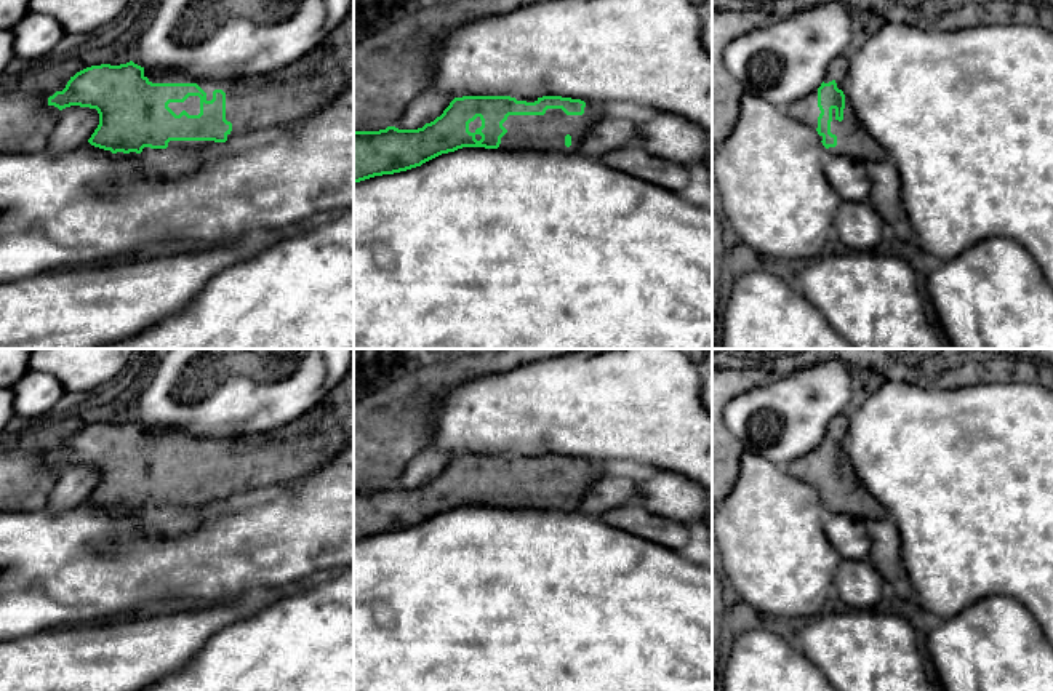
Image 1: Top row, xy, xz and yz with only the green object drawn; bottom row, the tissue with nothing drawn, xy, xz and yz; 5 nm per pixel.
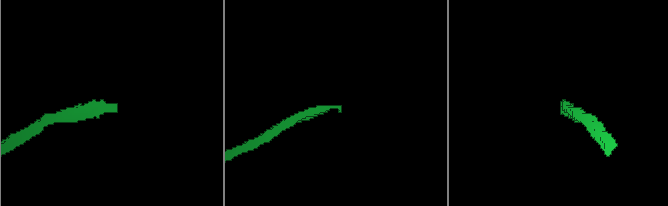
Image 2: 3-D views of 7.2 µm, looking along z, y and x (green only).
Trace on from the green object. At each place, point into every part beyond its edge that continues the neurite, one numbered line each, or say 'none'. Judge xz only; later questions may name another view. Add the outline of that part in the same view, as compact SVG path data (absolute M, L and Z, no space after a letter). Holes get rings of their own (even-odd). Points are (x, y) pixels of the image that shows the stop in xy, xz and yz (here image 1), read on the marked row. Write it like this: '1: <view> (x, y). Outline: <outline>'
1: xz (541, 133). Outline: M586 102L583 115L567 115L562 109L547 109L544 115L509 115L502 126L507 133L501 138L502 152L573 152L578 150L589 128L605 115L603 104Z

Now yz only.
1: yz (853, 141). Outline: M848 54L837 56L824 75L824 83L835 82L837 88L845 94L843 120L835 118L835 109L832 109L831 133L837 136L837 146L829 147L827 155L839 155L861 163L877 162L888 158L888 154L879 146L874 136L866 130L861 120L856 117L855 109L850 104L847 90L848 74Z

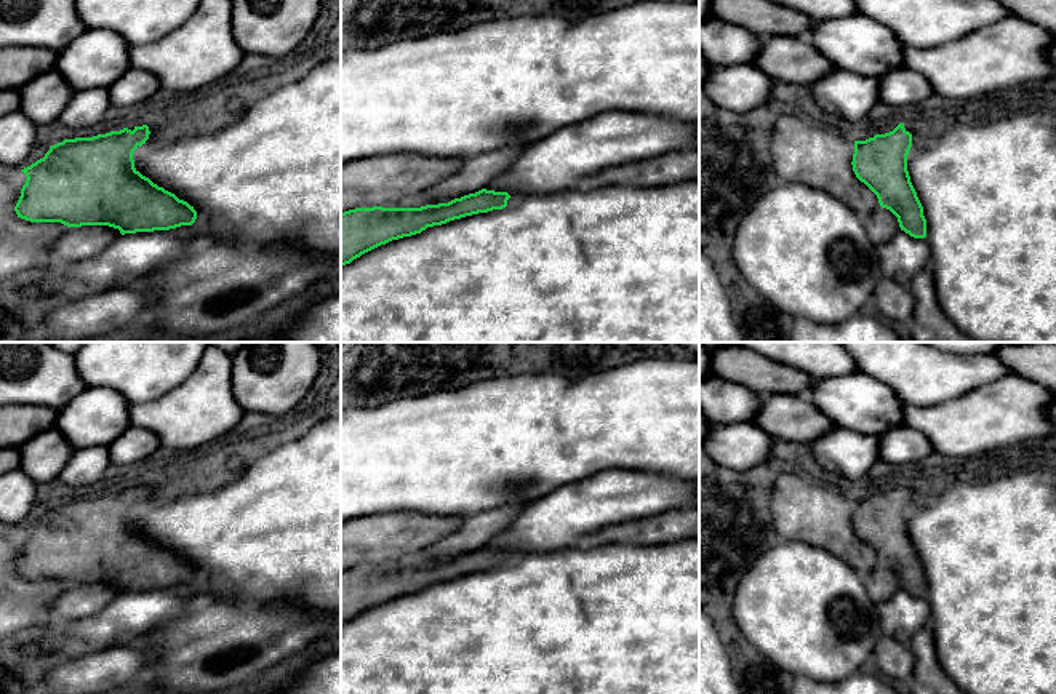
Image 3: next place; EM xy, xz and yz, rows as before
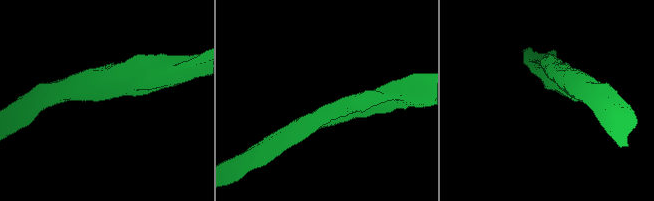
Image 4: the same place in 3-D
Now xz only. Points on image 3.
none

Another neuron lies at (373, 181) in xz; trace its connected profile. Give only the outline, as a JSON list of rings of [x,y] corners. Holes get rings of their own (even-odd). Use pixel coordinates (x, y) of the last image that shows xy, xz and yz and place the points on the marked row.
[[[394,152],[341,165],[341,213],[414,197],[458,171],[466,158]]]

